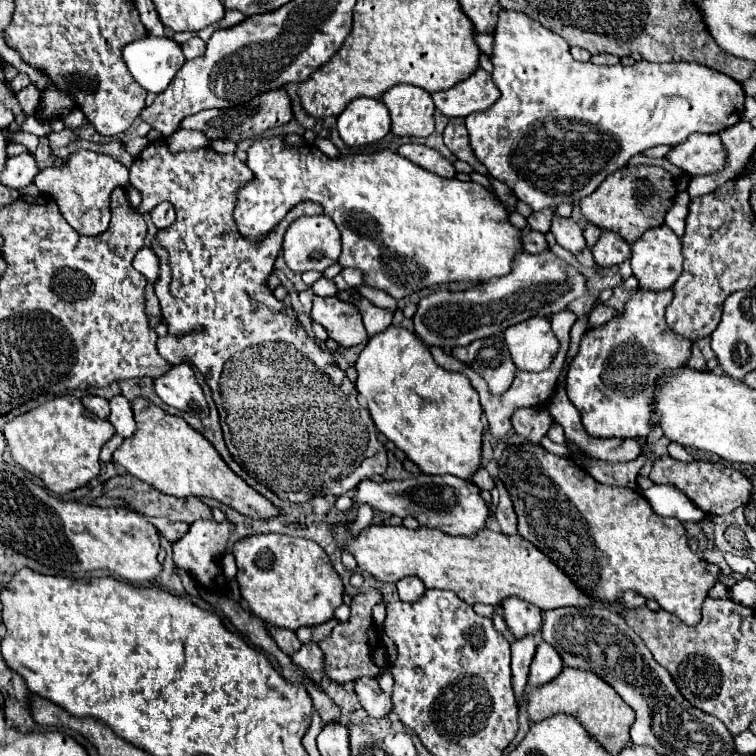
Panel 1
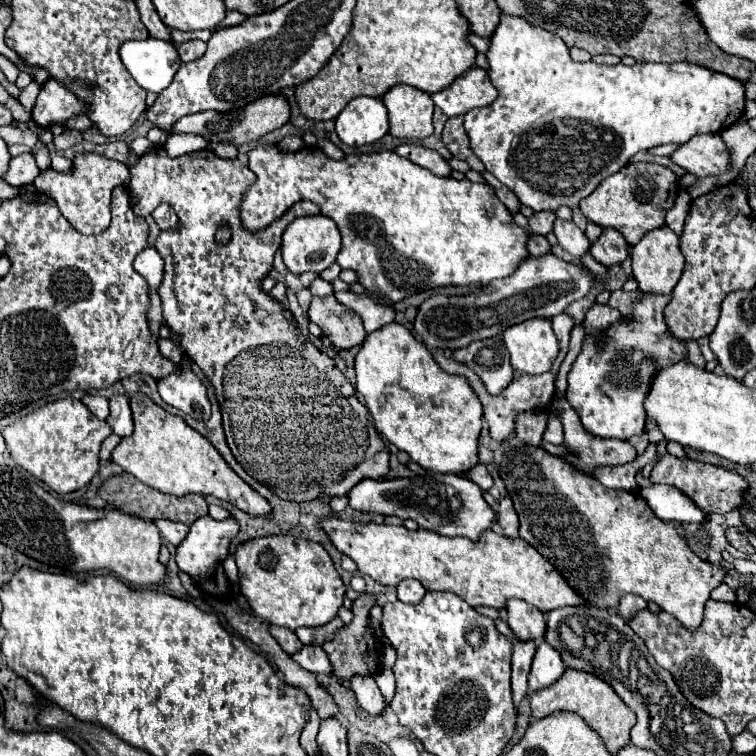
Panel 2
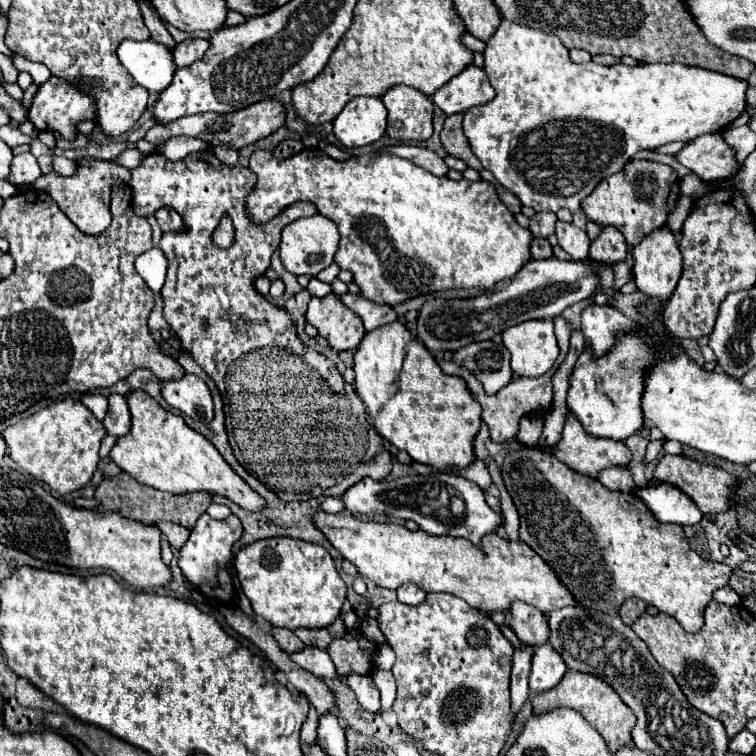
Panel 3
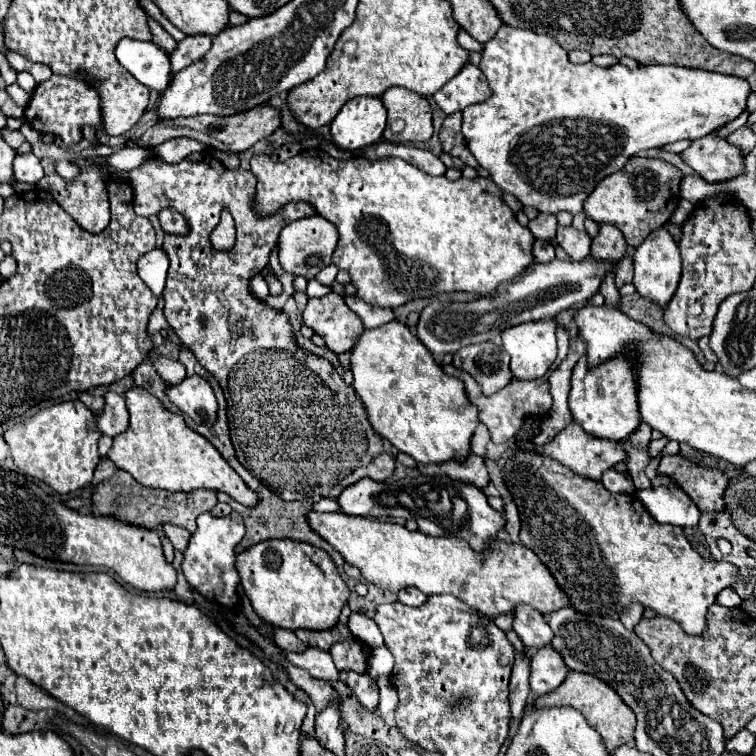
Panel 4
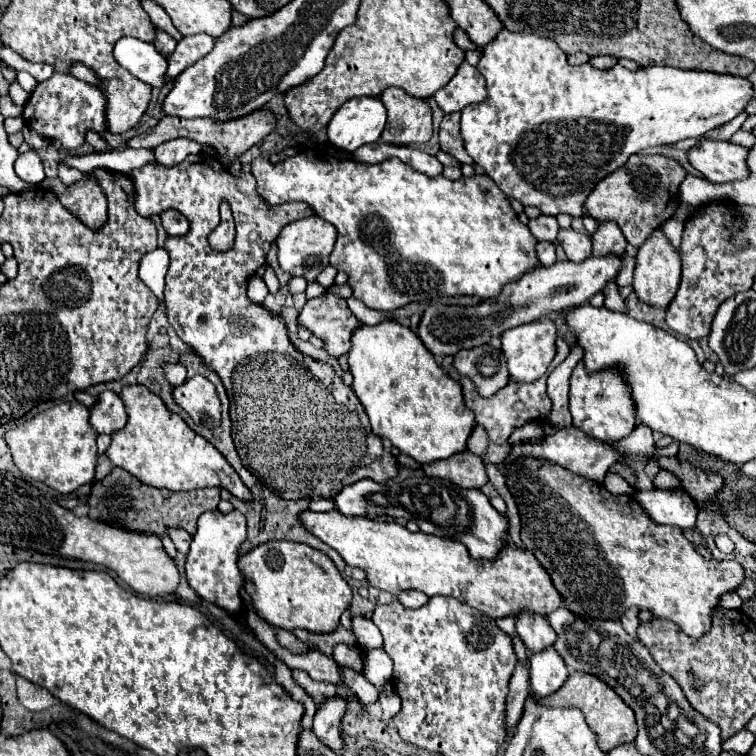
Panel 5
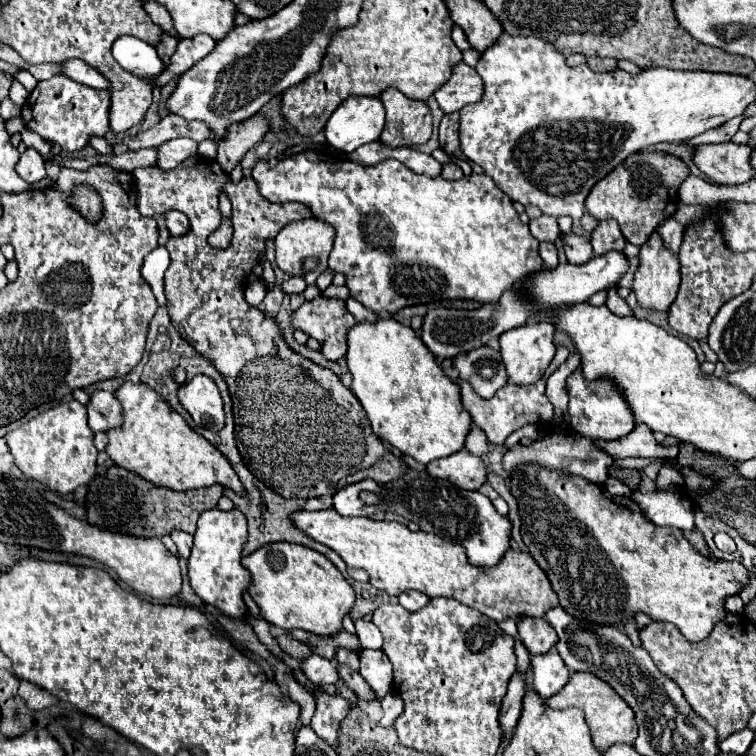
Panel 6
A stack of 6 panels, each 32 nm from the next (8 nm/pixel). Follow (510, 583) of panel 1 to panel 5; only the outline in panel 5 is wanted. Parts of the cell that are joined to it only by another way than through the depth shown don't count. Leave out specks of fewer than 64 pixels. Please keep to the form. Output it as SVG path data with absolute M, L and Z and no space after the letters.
M338 510L310 512L302 516L304 526L322 542L330 544L348 566L356 566L366 572L368 584L374 588L400 594L414 588L426 596L454 596L460 602L480 610L490 618L514 616L528 608L536 614L550 614L562 606L562 596L554 588L548 572L538 564L536 556L526 548L514 548L506 544L496 560L474 560L460 540L440 538L424 532L410 532L396 522L378 522L372 518L352 518Z

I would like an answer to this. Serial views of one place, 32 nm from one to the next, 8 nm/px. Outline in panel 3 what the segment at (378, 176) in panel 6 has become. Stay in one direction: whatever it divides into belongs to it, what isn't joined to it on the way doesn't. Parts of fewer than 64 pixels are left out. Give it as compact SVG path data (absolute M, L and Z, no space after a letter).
M304 148L284 160L276 158L270 150L254 150L250 156L250 168L258 176L258 182L246 198L250 222L266 224L284 208L300 200L316 204L320 214L336 222L342 236L334 262L340 268L350 270L362 294L378 304L396 306L408 298L448 288L488 290L498 280L512 278L524 262L530 260L530 230L518 226L512 212L500 202L496 188L486 180L454 182L446 176L438 178L388 152L350 156L340 162L326 156L320 148Z

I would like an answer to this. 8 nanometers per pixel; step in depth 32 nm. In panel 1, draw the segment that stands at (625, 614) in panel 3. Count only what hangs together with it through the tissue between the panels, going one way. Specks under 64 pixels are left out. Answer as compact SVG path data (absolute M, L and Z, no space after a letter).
M626 590L620 599L624 608L632 609L638 608L639 606L645 606L647 601L646 598L638 595L640 594L637 594L632 590Z

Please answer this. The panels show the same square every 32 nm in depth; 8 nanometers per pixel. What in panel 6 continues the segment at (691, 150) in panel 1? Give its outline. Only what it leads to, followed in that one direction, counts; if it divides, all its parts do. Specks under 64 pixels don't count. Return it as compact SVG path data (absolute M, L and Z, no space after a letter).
M734 142L700 144L692 152L692 160L700 172L718 184L742 184L754 176L752 166L748 166L750 152L750 146Z

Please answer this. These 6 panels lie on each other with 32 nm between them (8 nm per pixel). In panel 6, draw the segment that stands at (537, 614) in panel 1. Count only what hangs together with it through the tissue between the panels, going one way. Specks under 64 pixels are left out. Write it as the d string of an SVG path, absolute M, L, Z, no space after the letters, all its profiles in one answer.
M520 616L518 636L530 654L544 654L556 644L556 632L552 632L552 626L544 618Z

